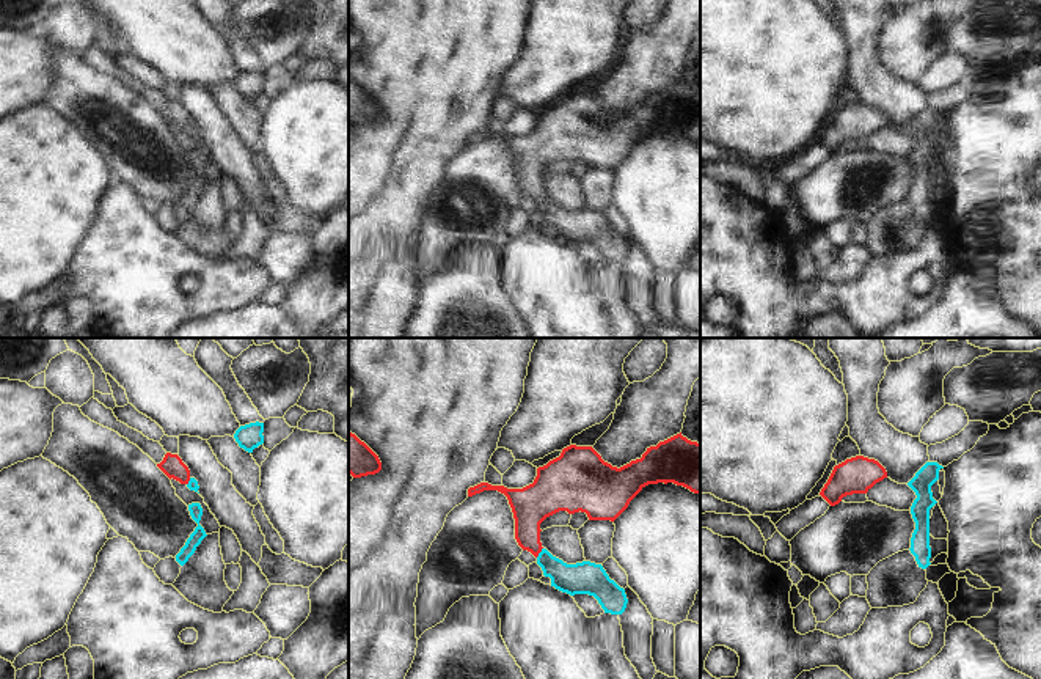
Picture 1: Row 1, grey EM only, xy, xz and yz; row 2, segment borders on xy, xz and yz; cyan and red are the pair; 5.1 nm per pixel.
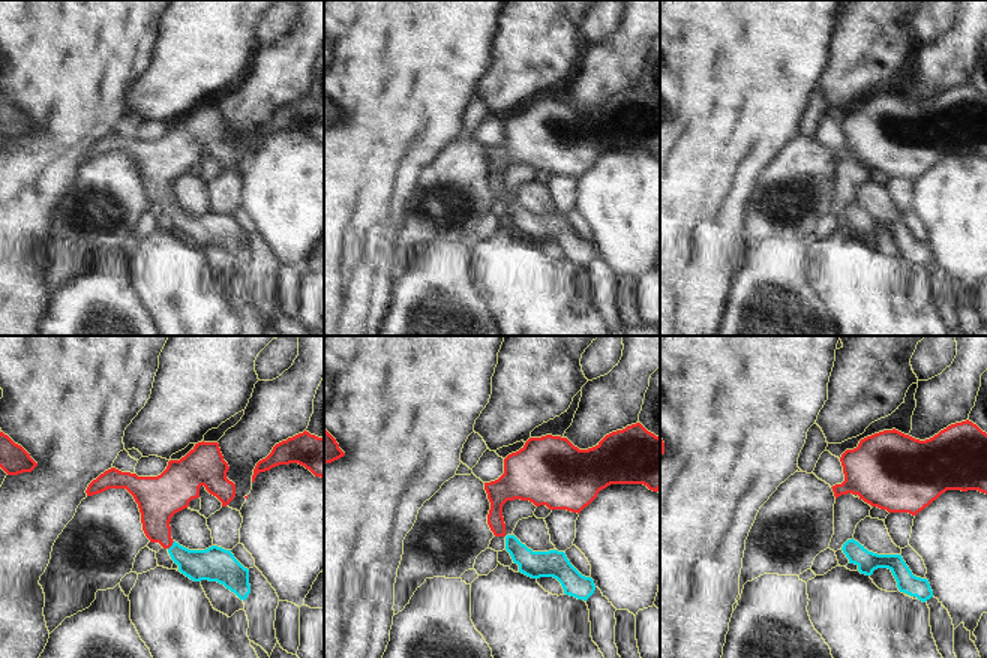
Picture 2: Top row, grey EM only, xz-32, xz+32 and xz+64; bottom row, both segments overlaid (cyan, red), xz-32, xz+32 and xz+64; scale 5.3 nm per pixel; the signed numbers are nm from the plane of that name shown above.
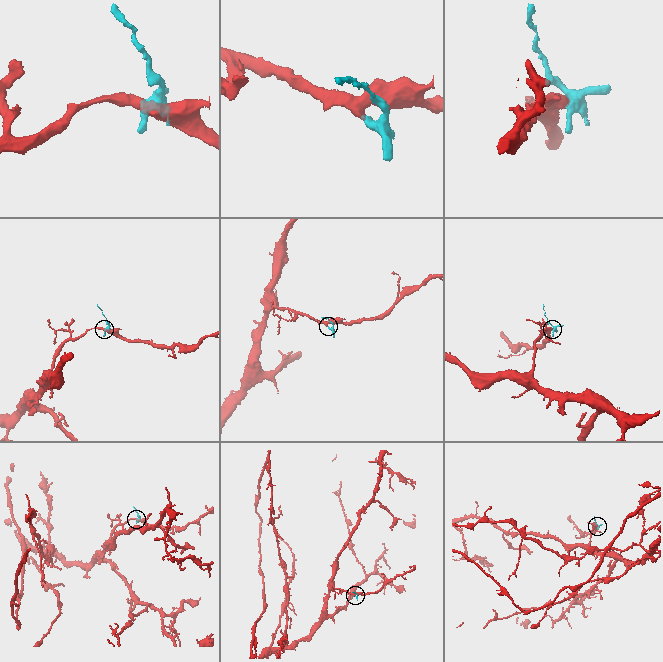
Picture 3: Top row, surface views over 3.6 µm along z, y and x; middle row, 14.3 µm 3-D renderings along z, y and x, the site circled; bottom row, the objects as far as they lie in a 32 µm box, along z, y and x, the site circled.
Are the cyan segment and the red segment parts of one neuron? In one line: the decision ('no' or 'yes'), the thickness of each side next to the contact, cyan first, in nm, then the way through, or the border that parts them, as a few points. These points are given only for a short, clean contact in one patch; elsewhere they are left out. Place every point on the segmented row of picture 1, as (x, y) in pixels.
yes; 160 nm thick on the cyan side, 200 nm on the other; runs through xz (573, 579), (564, 577), (540, 552), (531, 543), (531, 505)

